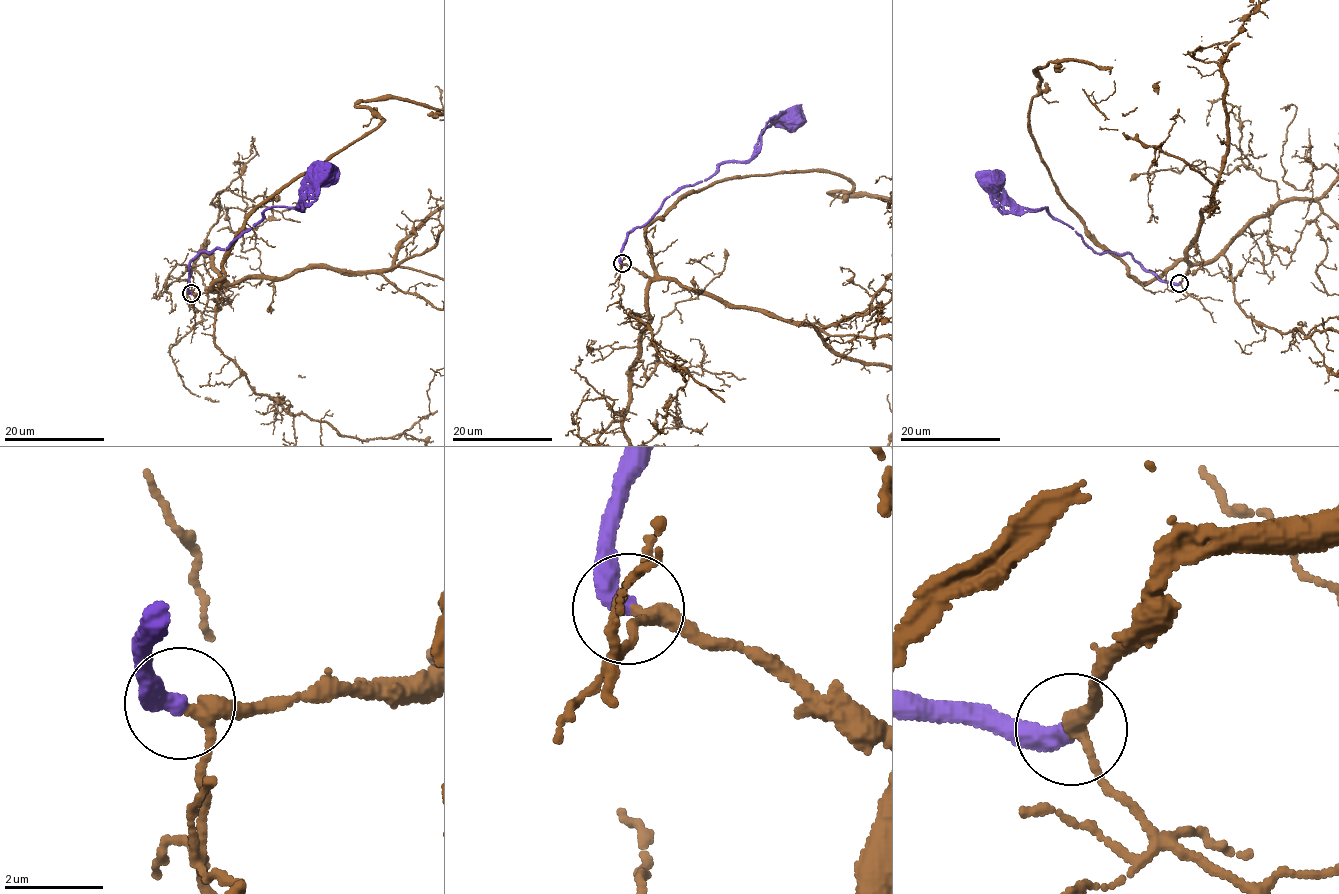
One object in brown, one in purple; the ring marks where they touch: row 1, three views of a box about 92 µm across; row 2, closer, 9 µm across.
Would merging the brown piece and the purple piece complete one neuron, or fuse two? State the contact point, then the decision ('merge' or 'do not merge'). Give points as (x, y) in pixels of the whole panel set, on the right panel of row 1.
at (1179, 283); merge

